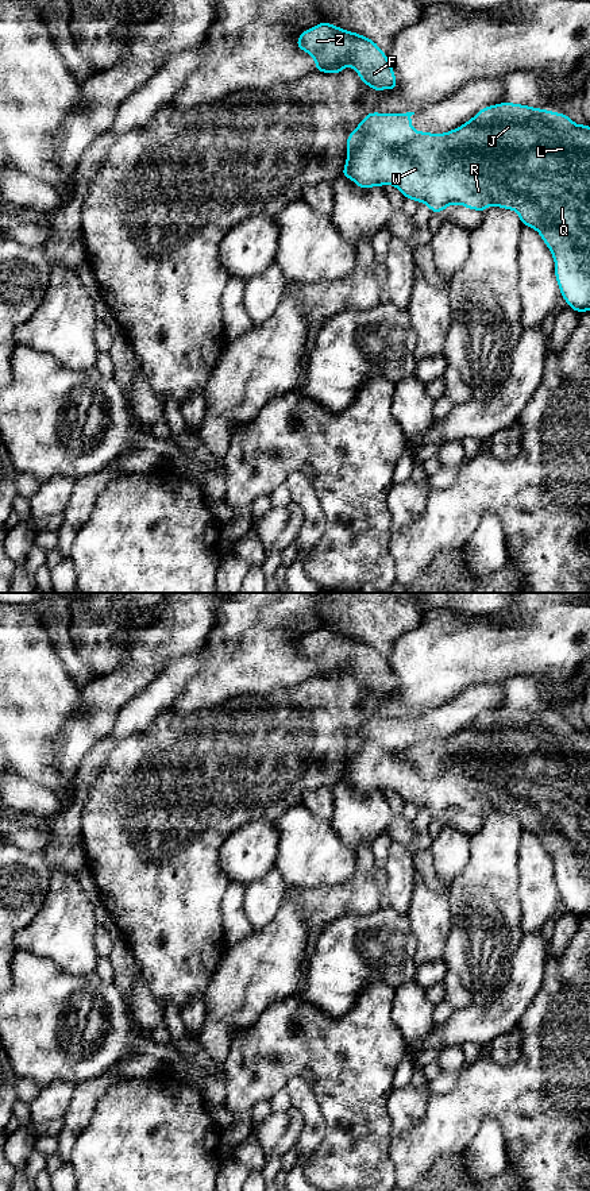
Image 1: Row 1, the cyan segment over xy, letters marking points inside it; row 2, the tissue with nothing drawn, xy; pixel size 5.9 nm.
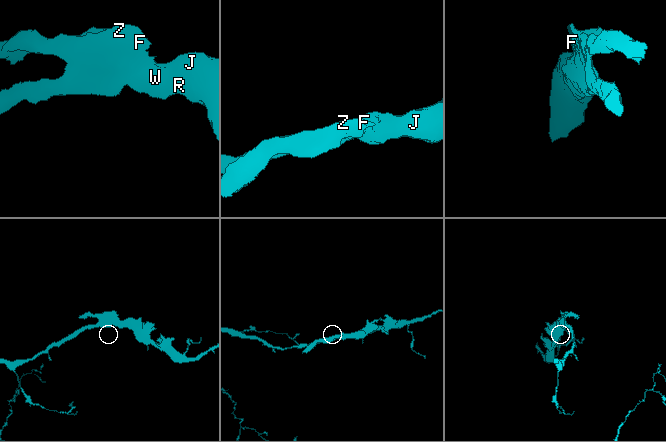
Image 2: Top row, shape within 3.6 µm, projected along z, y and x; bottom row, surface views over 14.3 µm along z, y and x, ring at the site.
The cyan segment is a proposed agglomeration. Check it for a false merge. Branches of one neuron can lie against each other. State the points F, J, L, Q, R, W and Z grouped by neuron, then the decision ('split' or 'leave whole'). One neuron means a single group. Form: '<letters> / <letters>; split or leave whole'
F Z / J L Q R W; split

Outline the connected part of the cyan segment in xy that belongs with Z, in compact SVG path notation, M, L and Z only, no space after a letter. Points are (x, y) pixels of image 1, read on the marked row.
M327 22L305 30L297 38L297 47L309 53L317 72L339 74L351 66L360 80L374 90L397 86L396 74L385 53L363 35L351 32Z

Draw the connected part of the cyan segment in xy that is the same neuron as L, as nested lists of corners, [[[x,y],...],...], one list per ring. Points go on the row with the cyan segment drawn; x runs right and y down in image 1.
[[[500,103],[483,107],[463,126],[446,134],[417,132],[410,123],[414,112],[394,116],[396,143],[381,138],[381,117],[371,112],[347,138],[347,161],[342,176],[359,188],[392,184],[404,197],[425,203],[432,213],[451,204],[483,212],[490,205],[514,209],[522,226],[535,228],[552,253],[562,298],[575,312],[590,311],[590,126],[575,124],[566,113],[529,105]]]

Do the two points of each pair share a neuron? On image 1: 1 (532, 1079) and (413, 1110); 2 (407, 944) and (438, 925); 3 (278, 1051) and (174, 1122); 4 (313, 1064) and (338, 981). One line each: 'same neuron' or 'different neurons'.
1: different neurons
2: different neurons
3: different neurons
4: different neurons

